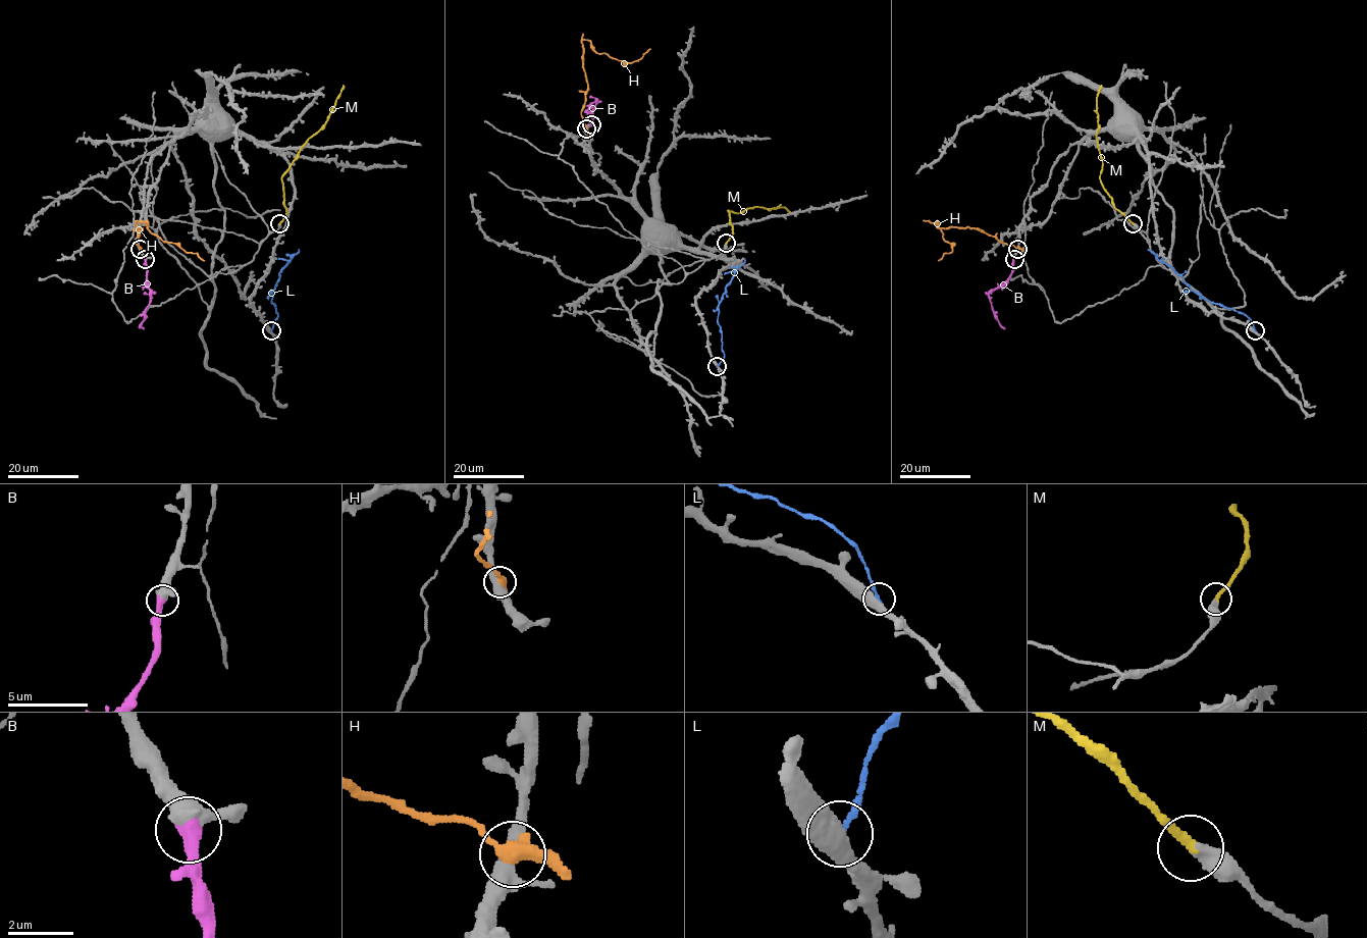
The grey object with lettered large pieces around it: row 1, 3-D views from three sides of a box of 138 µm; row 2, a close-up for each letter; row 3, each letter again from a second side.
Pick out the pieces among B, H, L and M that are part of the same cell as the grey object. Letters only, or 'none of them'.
B, M

